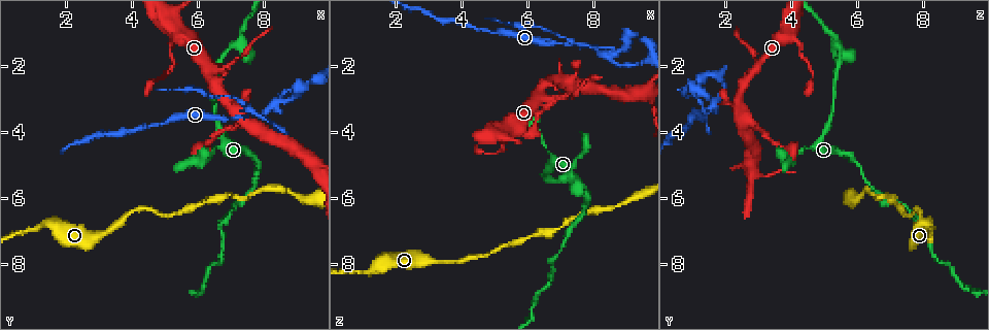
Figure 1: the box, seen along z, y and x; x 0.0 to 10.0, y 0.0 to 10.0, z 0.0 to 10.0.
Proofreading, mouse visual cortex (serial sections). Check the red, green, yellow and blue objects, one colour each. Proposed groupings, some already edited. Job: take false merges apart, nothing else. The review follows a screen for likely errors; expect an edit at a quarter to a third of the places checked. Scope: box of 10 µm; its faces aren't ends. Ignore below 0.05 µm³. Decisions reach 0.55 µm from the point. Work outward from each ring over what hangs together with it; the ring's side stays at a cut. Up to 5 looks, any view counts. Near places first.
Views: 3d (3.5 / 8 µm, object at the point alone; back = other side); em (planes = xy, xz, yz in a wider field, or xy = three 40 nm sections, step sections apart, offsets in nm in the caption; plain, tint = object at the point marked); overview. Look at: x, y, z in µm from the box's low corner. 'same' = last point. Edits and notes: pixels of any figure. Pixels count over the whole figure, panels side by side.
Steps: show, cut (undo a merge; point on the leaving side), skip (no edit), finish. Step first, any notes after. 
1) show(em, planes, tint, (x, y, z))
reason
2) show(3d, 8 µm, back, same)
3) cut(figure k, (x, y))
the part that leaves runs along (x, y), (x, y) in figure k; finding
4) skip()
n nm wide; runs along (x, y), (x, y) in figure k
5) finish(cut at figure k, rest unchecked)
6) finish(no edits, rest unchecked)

show(3d, 3.5 µm, (7.30, 1.35, 5.40))
thin neck

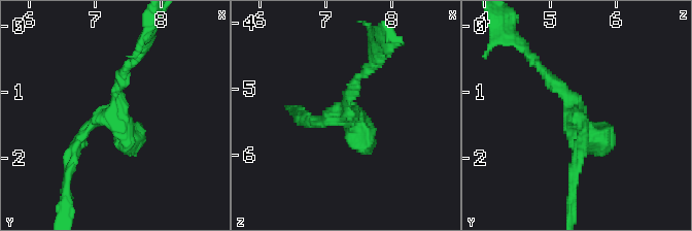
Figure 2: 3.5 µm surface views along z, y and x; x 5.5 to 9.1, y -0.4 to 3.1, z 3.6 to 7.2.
show(em, xy, step 5, tint, (7.25, 1.35, 5.40))

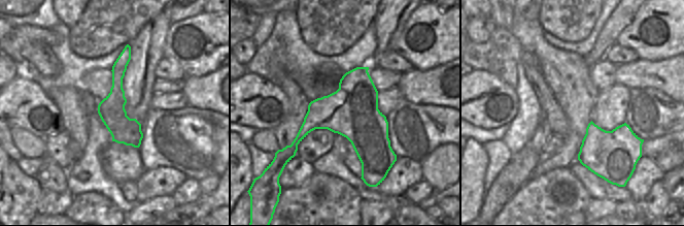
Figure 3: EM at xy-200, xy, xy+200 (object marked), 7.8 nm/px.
skip()
runs along (303, 117), (350, 113), (372, 151) in figure 2; continuous, no second cell

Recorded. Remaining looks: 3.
show(3d, 3.5 µm, (7.55, 3.35, 1.45))

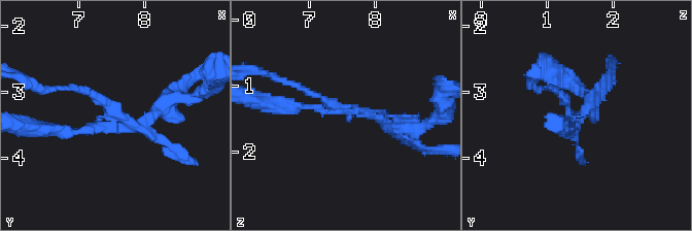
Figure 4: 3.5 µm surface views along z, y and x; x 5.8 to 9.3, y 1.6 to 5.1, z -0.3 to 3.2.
show(em, planes, tint, (7.55, 3.40, 1.40))

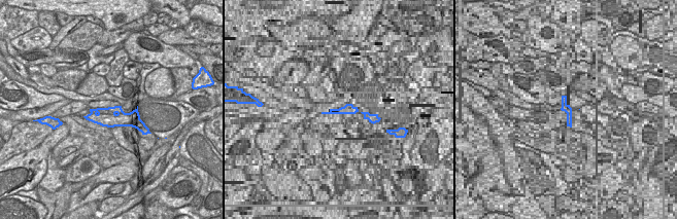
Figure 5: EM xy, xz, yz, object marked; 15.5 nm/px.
cut(figure 4, (87, 90))
border along (117, 113), (139, 118) in figure 5; a second cell is stuck on

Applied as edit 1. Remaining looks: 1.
finish(cut at figure 4, rest unchecked)

